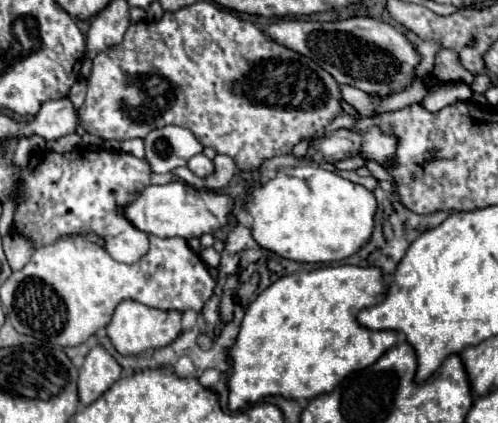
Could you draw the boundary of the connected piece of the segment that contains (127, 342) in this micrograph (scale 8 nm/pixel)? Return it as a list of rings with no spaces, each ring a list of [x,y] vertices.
[[[125,299],[117,305],[111,323],[107,325],[107,335],[121,355],[137,355],[145,349],[157,349],[171,345],[181,335],[181,311],[161,311],[147,307],[143,303]]]

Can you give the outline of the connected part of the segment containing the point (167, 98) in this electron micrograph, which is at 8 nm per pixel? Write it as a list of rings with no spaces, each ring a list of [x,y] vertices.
[[[199,1],[165,13],[159,21],[131,23],[123,43],[109,47],[109,53],[97,53],[87,79],[87,97],[77,115],[79,125],[87,133],[105,141],[143,139],[153,129],[171,123],[181,125],[189,129],[203,147],[213,147],[217,153],[229,155],[239,169],[251,171],[269,157],[291,153],[299,139],[321,133],[343,113],[339,103],[341,93],[337,81],[315,61],[271,41],[253,23],[209,1]]]

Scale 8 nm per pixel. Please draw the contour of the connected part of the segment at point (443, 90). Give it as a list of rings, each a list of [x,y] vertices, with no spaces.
[[[445,83],[445,85],[439,85],[433,93],[429,93],[421,103],[429,111],[439,111],[451,103],[469,101],[471,95],[473,95],[473,91],[465,83]]]

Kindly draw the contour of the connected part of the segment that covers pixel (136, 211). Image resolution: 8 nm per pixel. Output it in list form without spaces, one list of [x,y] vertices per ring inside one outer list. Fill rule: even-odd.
[[[171,181],[165,185],[149,185],[143,193],[119,209],[119,213],[129,219],[139,231],[153,233],[157,237],[201,237],[203,233],[213,233],[227,223],[227,213],[233,201],[227,195],[213,191],[199,191],[183,181]]]

